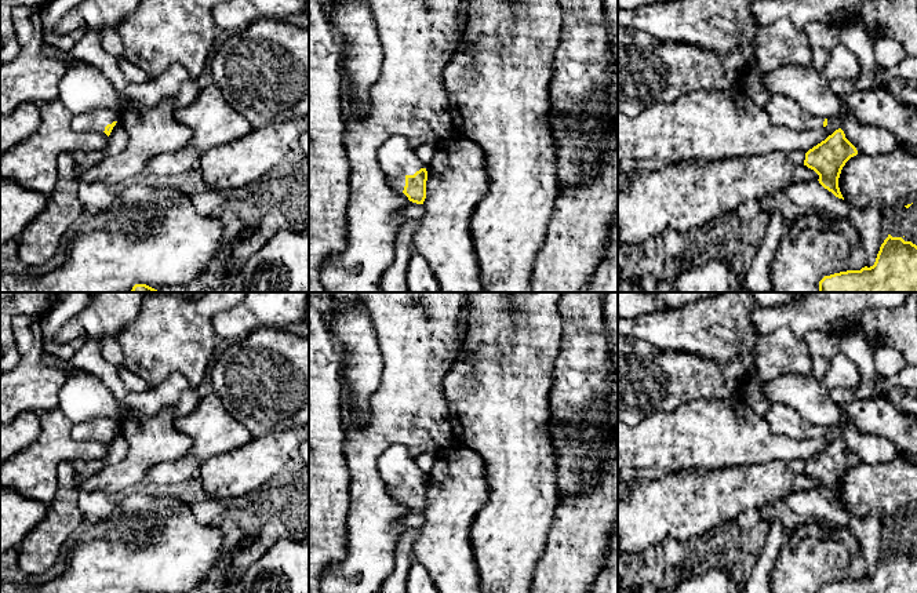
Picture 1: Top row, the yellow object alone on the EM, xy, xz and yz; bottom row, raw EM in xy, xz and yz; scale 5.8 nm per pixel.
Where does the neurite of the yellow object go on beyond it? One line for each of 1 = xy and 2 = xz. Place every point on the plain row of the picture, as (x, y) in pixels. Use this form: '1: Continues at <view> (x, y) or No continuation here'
1: Continues at xy (97, 429)
2: Continues at xz (397, 468)

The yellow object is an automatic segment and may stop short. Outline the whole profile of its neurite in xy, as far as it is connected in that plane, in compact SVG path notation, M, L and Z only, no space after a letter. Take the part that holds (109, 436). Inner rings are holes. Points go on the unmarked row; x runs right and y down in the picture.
M97 416L92 421L73 425L72 437L74 440L103 440L108 445L119 428L119 421L108 416Z

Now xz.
M404 445L389 447L379 456L378 470L389 495L403 501L410 510L423 513L427 480Z

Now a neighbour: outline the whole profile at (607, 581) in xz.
M618 521L611 531L604 567L590 593L618 593Z

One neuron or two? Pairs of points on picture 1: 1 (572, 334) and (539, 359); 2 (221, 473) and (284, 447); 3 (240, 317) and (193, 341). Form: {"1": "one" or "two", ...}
{"1": "two", "2": "one", "3": "two"}

